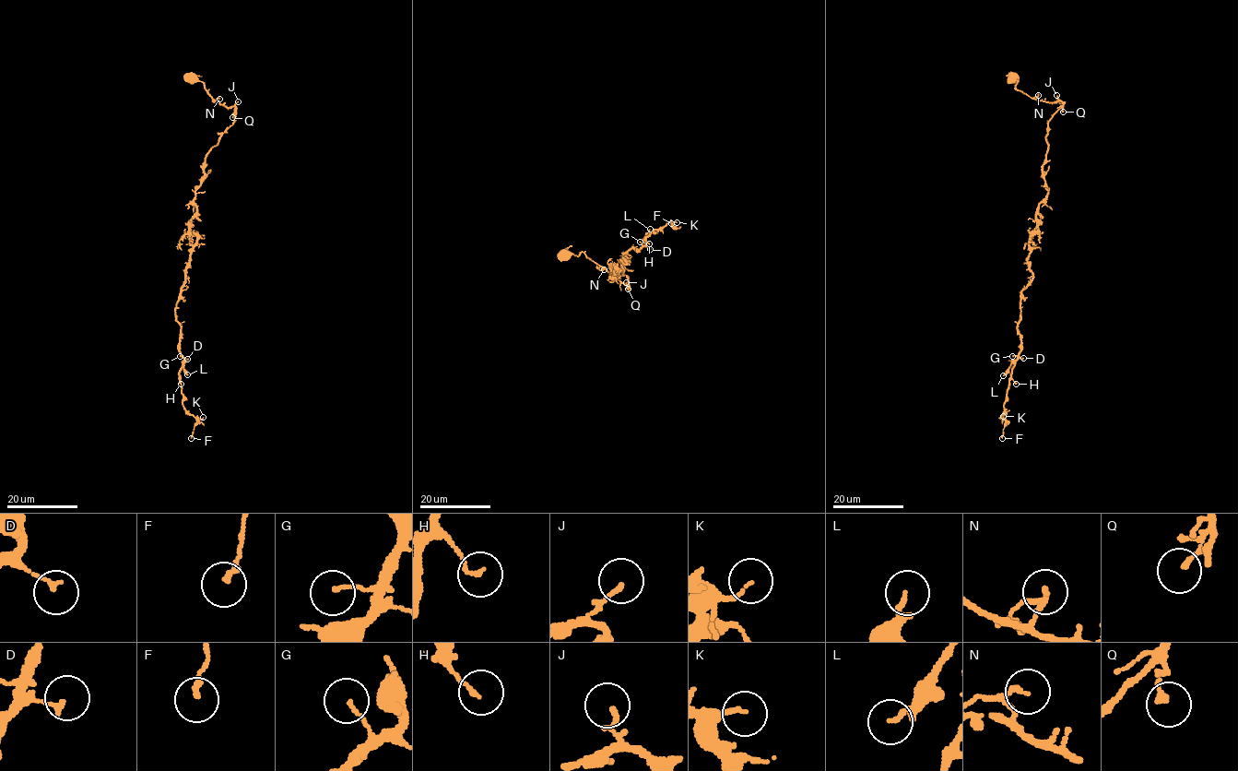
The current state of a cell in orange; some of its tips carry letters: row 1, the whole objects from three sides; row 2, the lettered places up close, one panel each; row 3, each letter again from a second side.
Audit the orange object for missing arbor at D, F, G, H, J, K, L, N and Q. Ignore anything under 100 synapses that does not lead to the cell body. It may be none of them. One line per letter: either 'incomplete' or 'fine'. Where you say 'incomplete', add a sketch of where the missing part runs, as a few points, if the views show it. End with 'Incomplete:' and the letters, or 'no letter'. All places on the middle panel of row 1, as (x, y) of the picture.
D: fine
F: fine
G: fine
H: fine
J: fine
K: fine
L: fine
N: fine
Q: fine
Incomplete: no letter

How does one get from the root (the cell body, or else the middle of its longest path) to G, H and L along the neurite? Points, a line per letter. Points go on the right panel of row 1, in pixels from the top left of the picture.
G: (1012, 76), (1018, 90), (1062, 103), (1047, 128), (1048, 195), (1012, 356)
H: (1012, 76), (1018, 90), (1062, 103), (1047, 128), (1048, 195), (1030, 240), (1016, 384)
L: (1012, 76), (1018, 90), (1062, 105), (1047, 128), (1048, 195), (1030, 240), (1020, 352), (1003, 375)

